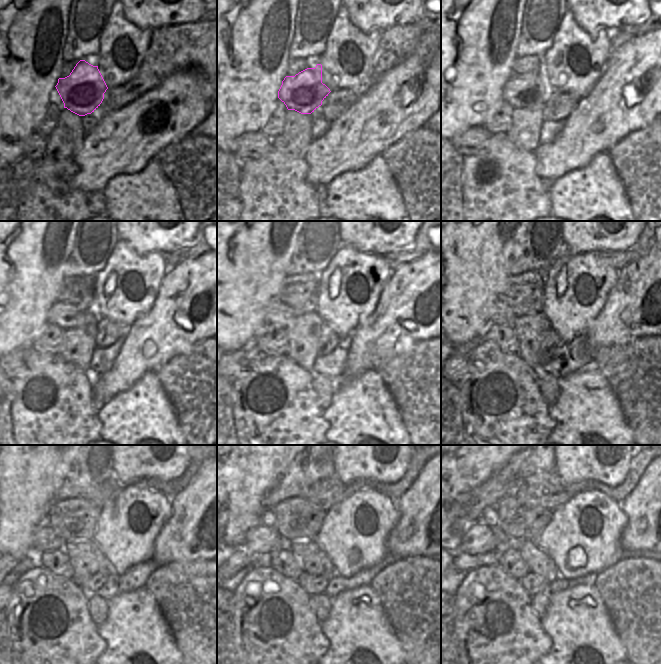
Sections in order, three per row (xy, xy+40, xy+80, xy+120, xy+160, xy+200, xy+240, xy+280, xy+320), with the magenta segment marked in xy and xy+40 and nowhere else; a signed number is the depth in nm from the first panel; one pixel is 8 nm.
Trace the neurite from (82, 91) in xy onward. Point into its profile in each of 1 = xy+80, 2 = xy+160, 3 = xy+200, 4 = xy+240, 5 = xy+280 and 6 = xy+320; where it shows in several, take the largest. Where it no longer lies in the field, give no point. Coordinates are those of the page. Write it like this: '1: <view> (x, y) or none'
1: xy+80 (526, 91)
2: xy+160 (279, 314)
3: xy+200 (499, 313)
4: xy+240 (44, 539)
5: xy+280 (260, 539)
6: xy+320 (480, 538)

